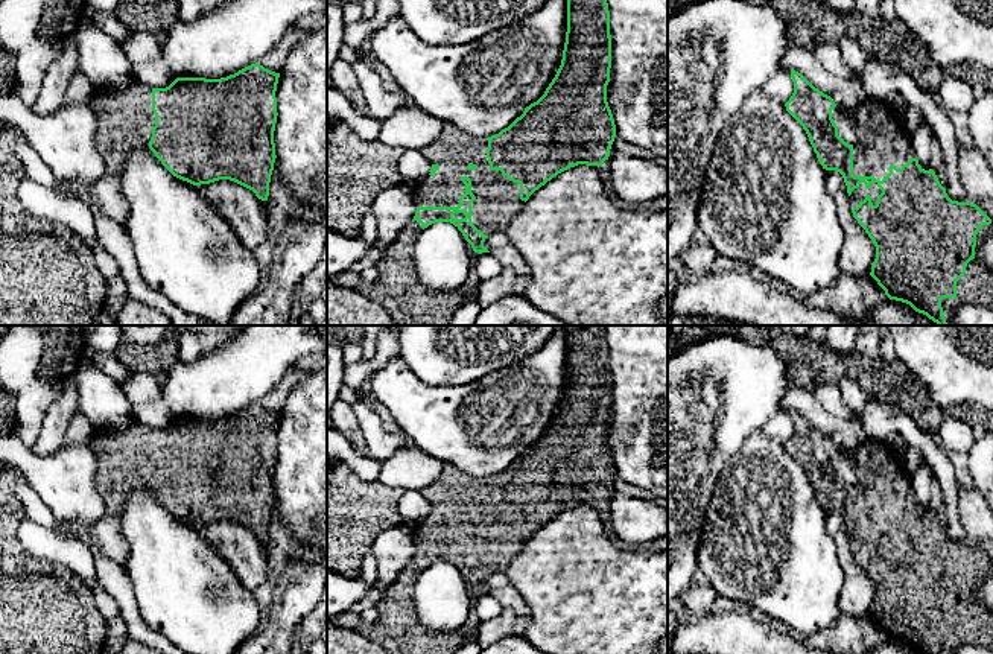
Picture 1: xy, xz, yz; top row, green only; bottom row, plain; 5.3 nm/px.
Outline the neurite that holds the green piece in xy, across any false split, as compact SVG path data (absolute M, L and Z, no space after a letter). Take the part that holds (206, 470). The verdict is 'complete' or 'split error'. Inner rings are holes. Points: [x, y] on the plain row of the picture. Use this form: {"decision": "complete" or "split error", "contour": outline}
{"decision": "split error", "contour": "M259 403L220 420L176 418L166 429L134 421L123 429L94 429L94 485L108 511L119 511L135 487L149 488L176 519L193 526L234 522L268 541L275 503L277 424L280 414Z"}

